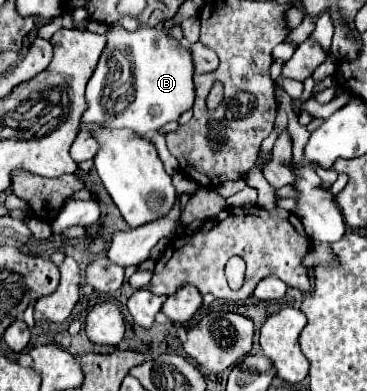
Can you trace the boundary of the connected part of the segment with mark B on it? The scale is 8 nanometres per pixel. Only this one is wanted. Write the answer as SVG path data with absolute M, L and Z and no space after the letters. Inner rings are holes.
M120 22L108 24L106 30L106 48L98 60L98 66L88 82L86 88L86 100L88 110L82 116L82 128L76 136L70 156L76 160L76 164L90 160L96 154L96 140L88 136L88 124L100 122L108 128L128 128L134 132L140 132L142 136L150 136L166 122L178 120L180 114L192 108L194 104L194 64L190 46L178 42L170 32L158 26L138 26L134 32L126 30ZM112 48L128 48L128 56L132 56L132 68L136 68L136 100L120 112L120 116L112 116L112 112L104 112L104 104L100 104L100 88L104 88L104 76L108 76L108 56L112 56Z

